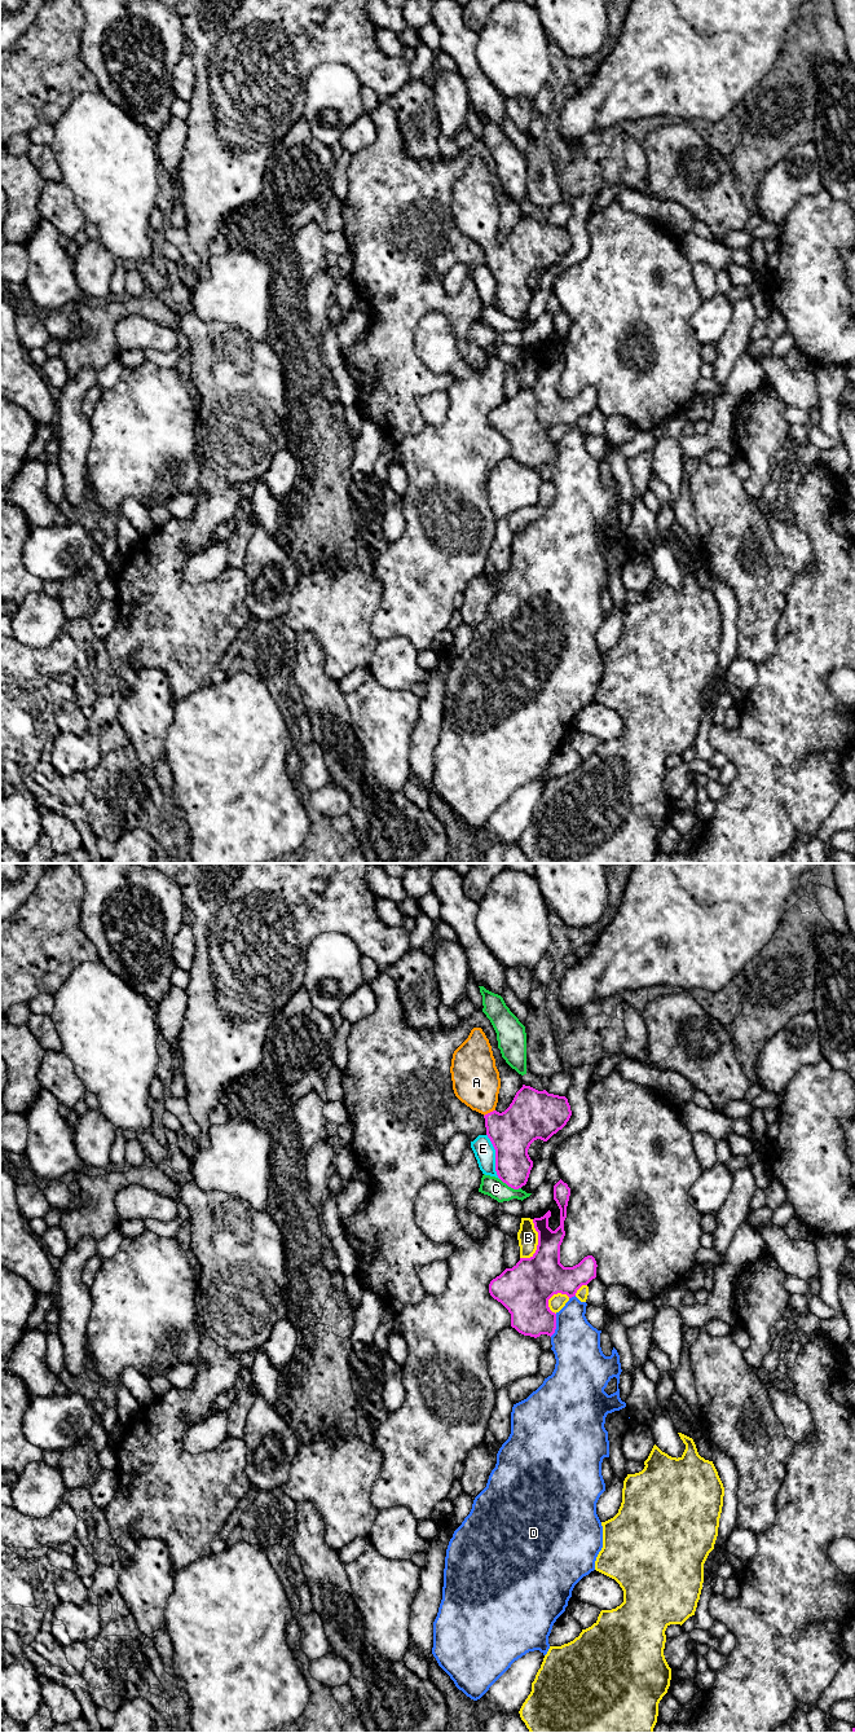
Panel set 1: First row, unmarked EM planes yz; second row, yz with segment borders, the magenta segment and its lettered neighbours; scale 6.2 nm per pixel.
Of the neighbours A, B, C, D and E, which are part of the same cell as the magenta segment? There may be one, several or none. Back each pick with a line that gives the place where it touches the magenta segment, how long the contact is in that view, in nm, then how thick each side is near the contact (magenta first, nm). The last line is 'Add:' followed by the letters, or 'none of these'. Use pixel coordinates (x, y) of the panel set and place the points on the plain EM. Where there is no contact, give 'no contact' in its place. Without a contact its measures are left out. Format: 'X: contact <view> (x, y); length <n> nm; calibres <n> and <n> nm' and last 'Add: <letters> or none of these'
A: contact yz (490, 242); length 80 nm; calibres 300 and 300 nm
Add: A

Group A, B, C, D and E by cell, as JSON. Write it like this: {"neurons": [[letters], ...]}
{"neurons": [["A"], ["B", "E"], ["C"], ["D"]]}

